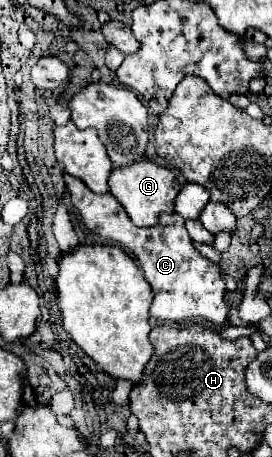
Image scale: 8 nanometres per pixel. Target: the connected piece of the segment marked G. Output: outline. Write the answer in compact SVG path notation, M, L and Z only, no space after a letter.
M143 158L135 164L127 164L127 168L113 168L109 176L109 190L137 226L153 226L161 212L173 212L173 202L181 190L181 184L169 168Z

